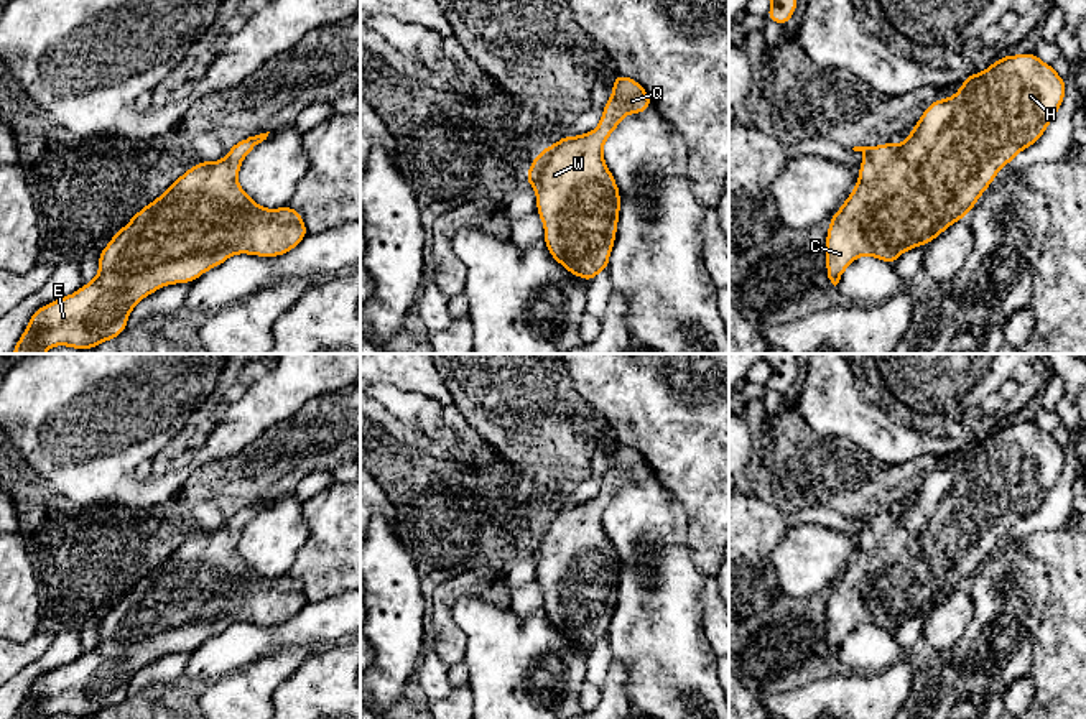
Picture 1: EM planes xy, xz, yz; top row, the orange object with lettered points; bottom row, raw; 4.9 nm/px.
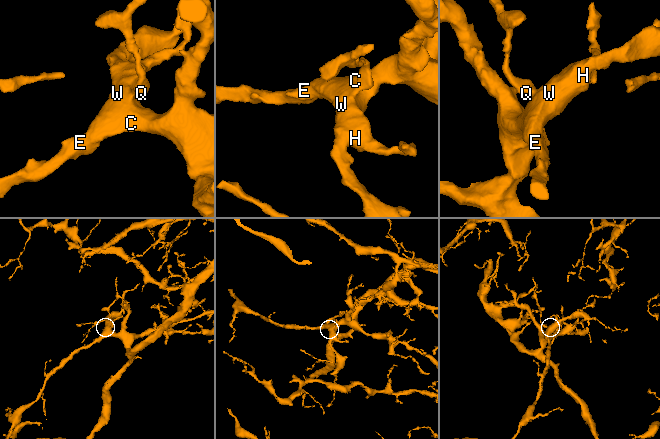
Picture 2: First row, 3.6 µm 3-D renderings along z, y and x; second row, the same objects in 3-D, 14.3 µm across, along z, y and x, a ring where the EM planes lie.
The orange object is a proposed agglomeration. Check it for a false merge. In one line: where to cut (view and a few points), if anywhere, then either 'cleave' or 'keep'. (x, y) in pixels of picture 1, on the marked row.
no cut | keep

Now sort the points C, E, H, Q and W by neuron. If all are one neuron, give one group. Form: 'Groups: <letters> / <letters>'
Groups: C E H Q W

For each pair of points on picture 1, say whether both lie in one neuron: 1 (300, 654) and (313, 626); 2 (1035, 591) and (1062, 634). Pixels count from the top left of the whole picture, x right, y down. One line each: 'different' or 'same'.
1: different
2: different

